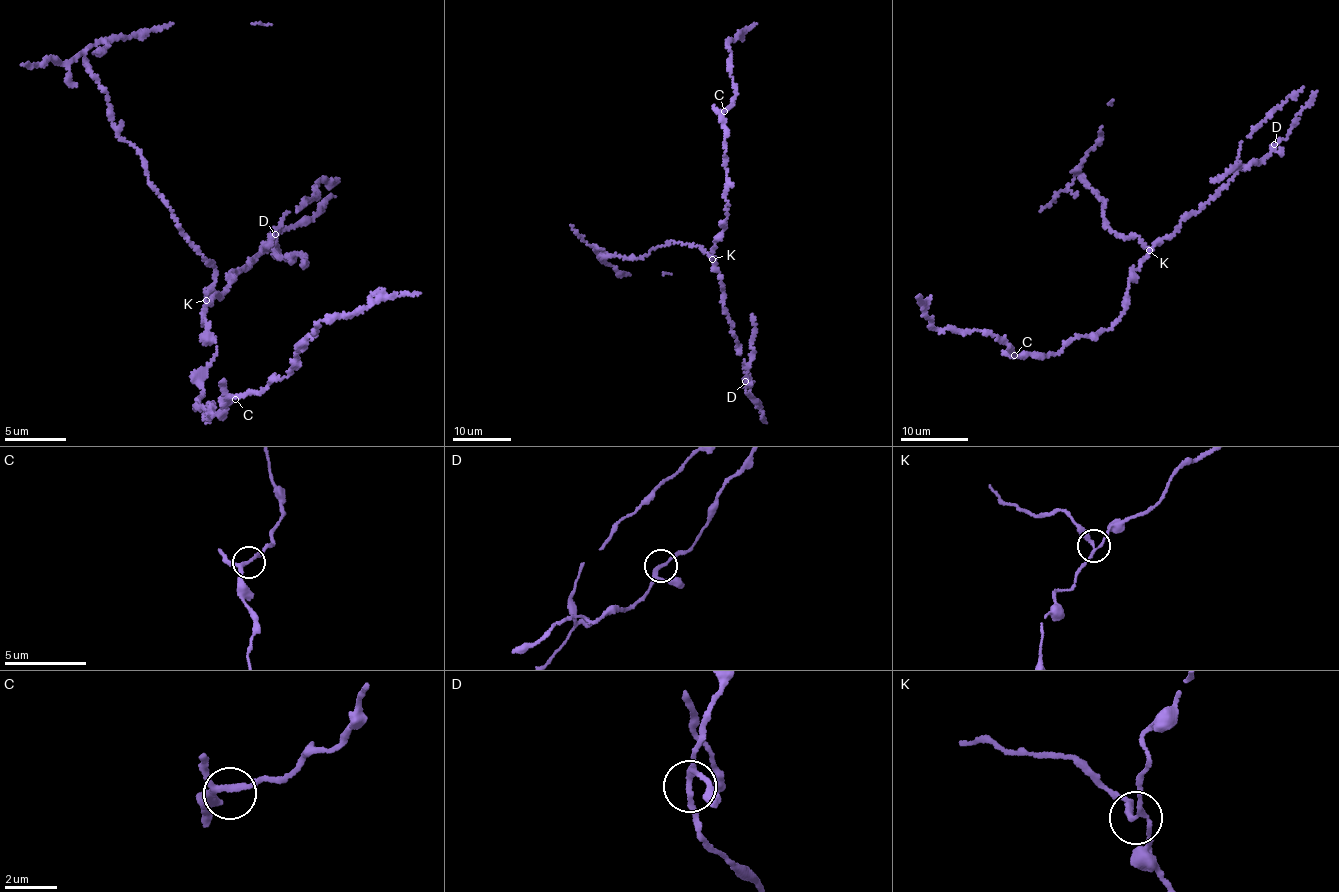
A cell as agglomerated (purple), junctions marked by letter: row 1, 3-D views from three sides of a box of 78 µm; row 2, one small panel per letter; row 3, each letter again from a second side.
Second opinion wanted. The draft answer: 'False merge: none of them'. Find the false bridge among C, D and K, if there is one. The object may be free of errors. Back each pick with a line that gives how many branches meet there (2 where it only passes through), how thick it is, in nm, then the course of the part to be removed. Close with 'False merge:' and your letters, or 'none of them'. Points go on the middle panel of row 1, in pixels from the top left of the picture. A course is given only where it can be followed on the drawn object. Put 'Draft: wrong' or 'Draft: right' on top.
Draft: wrong
K: 3 | 190 nm
False merge: K

